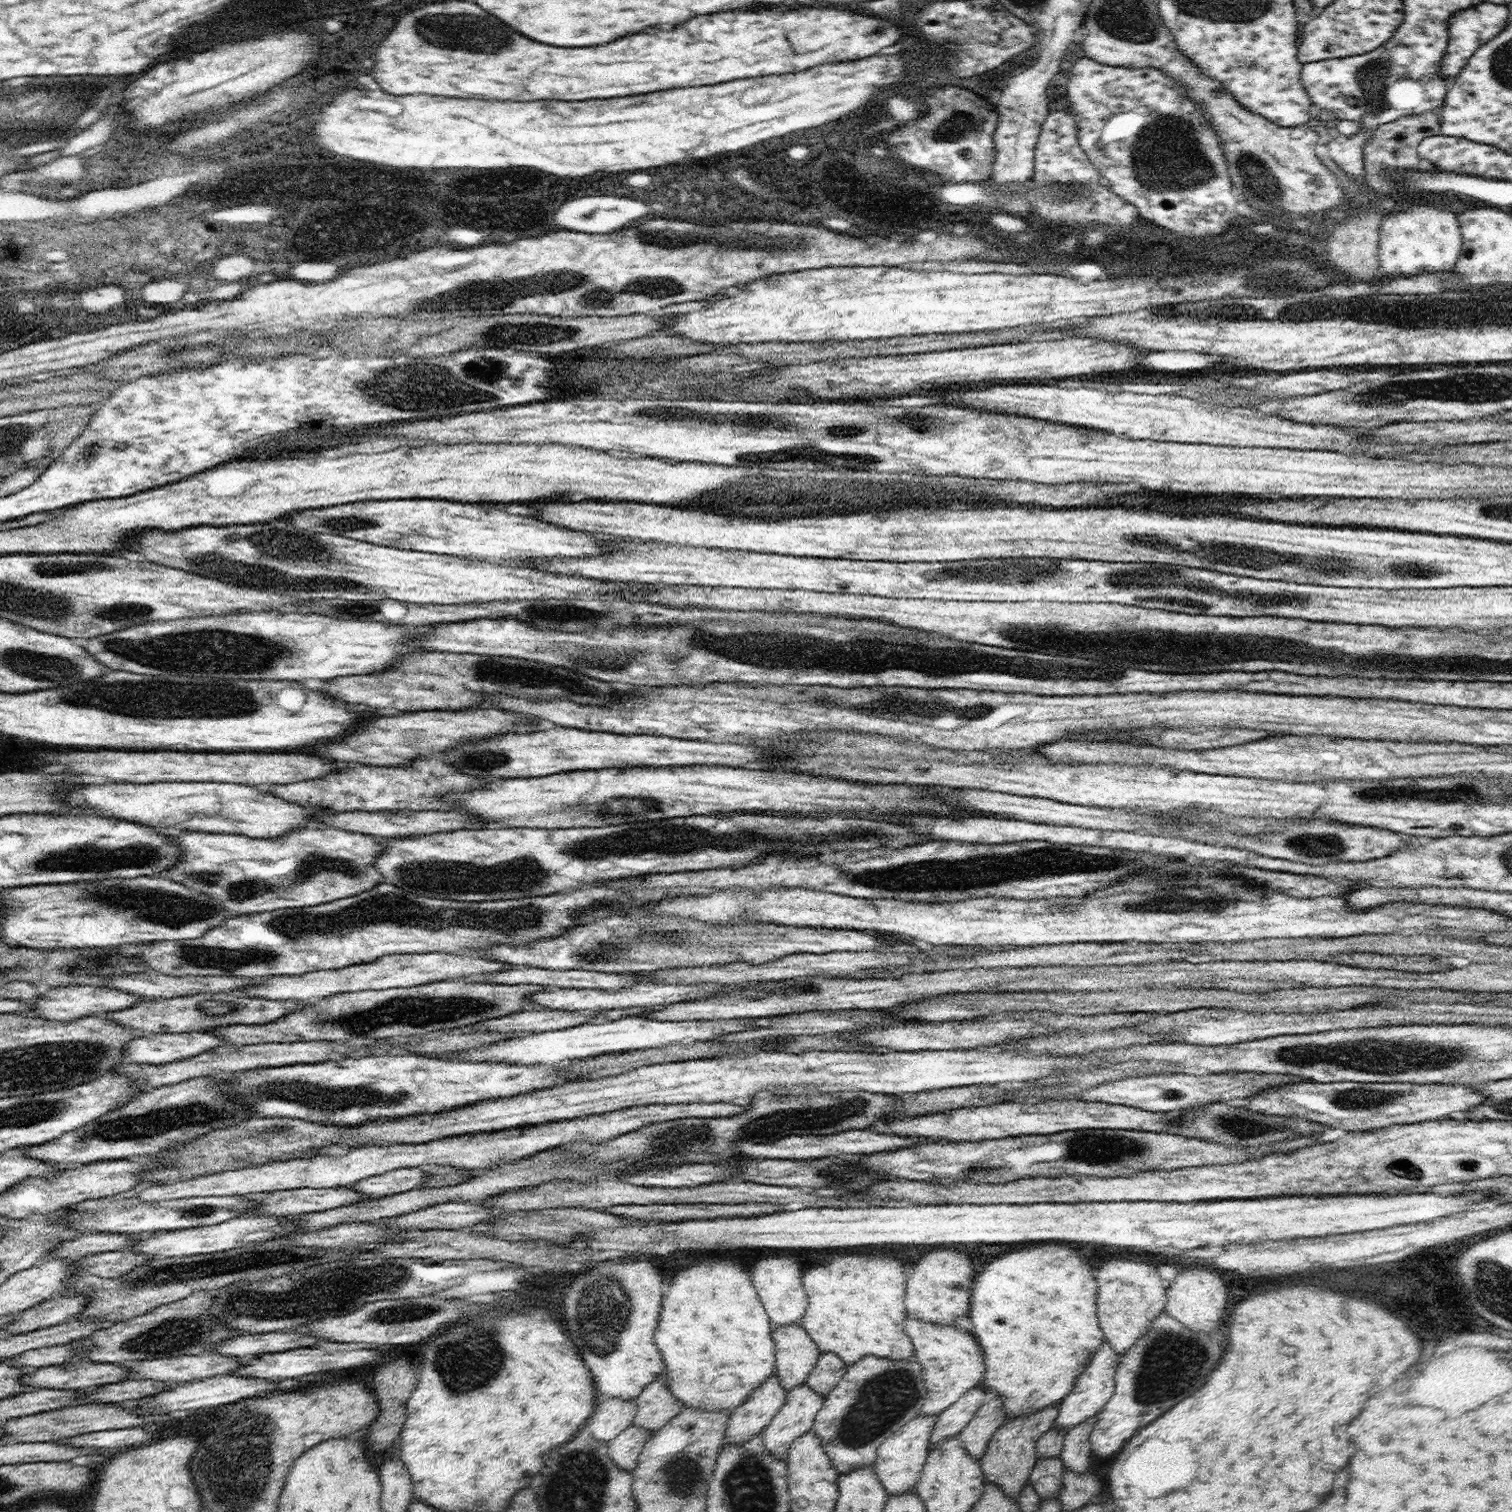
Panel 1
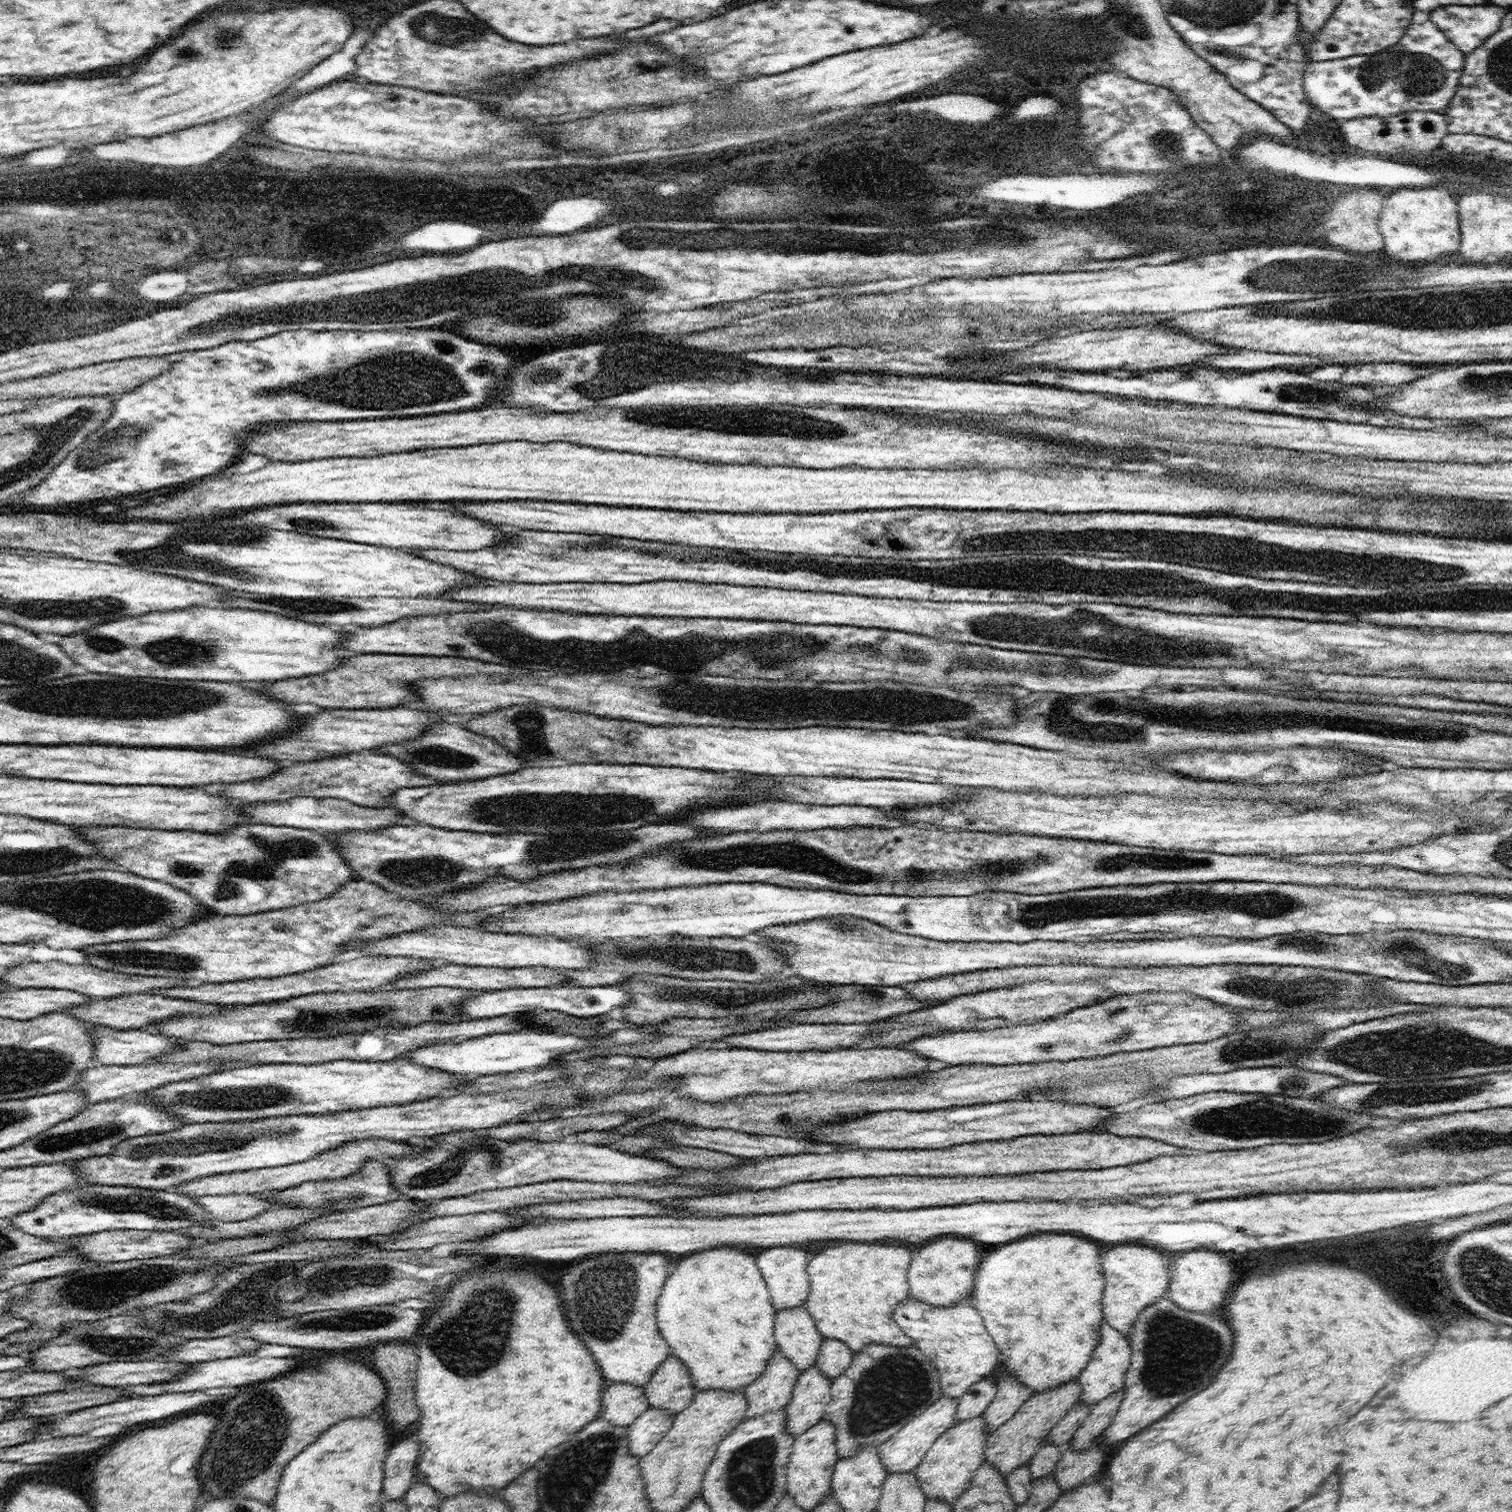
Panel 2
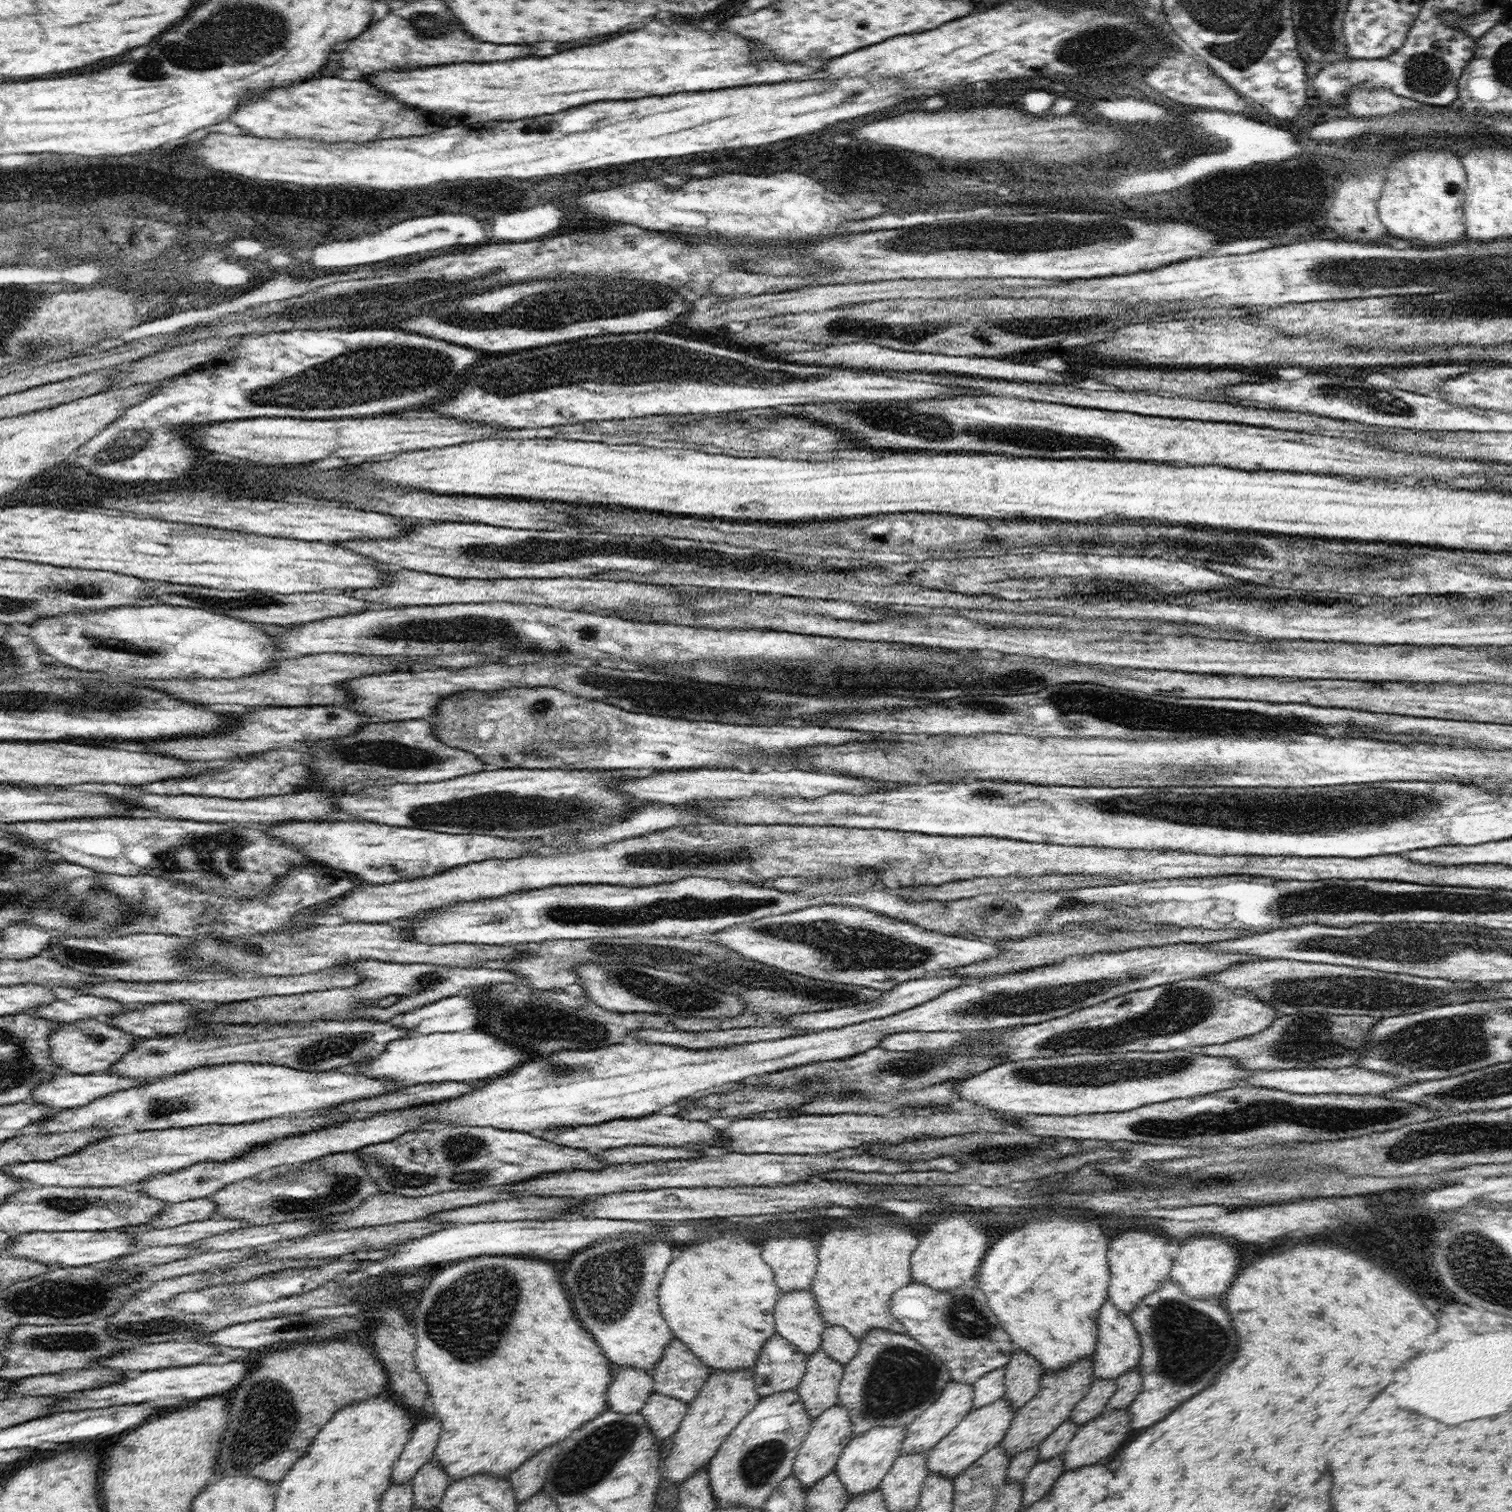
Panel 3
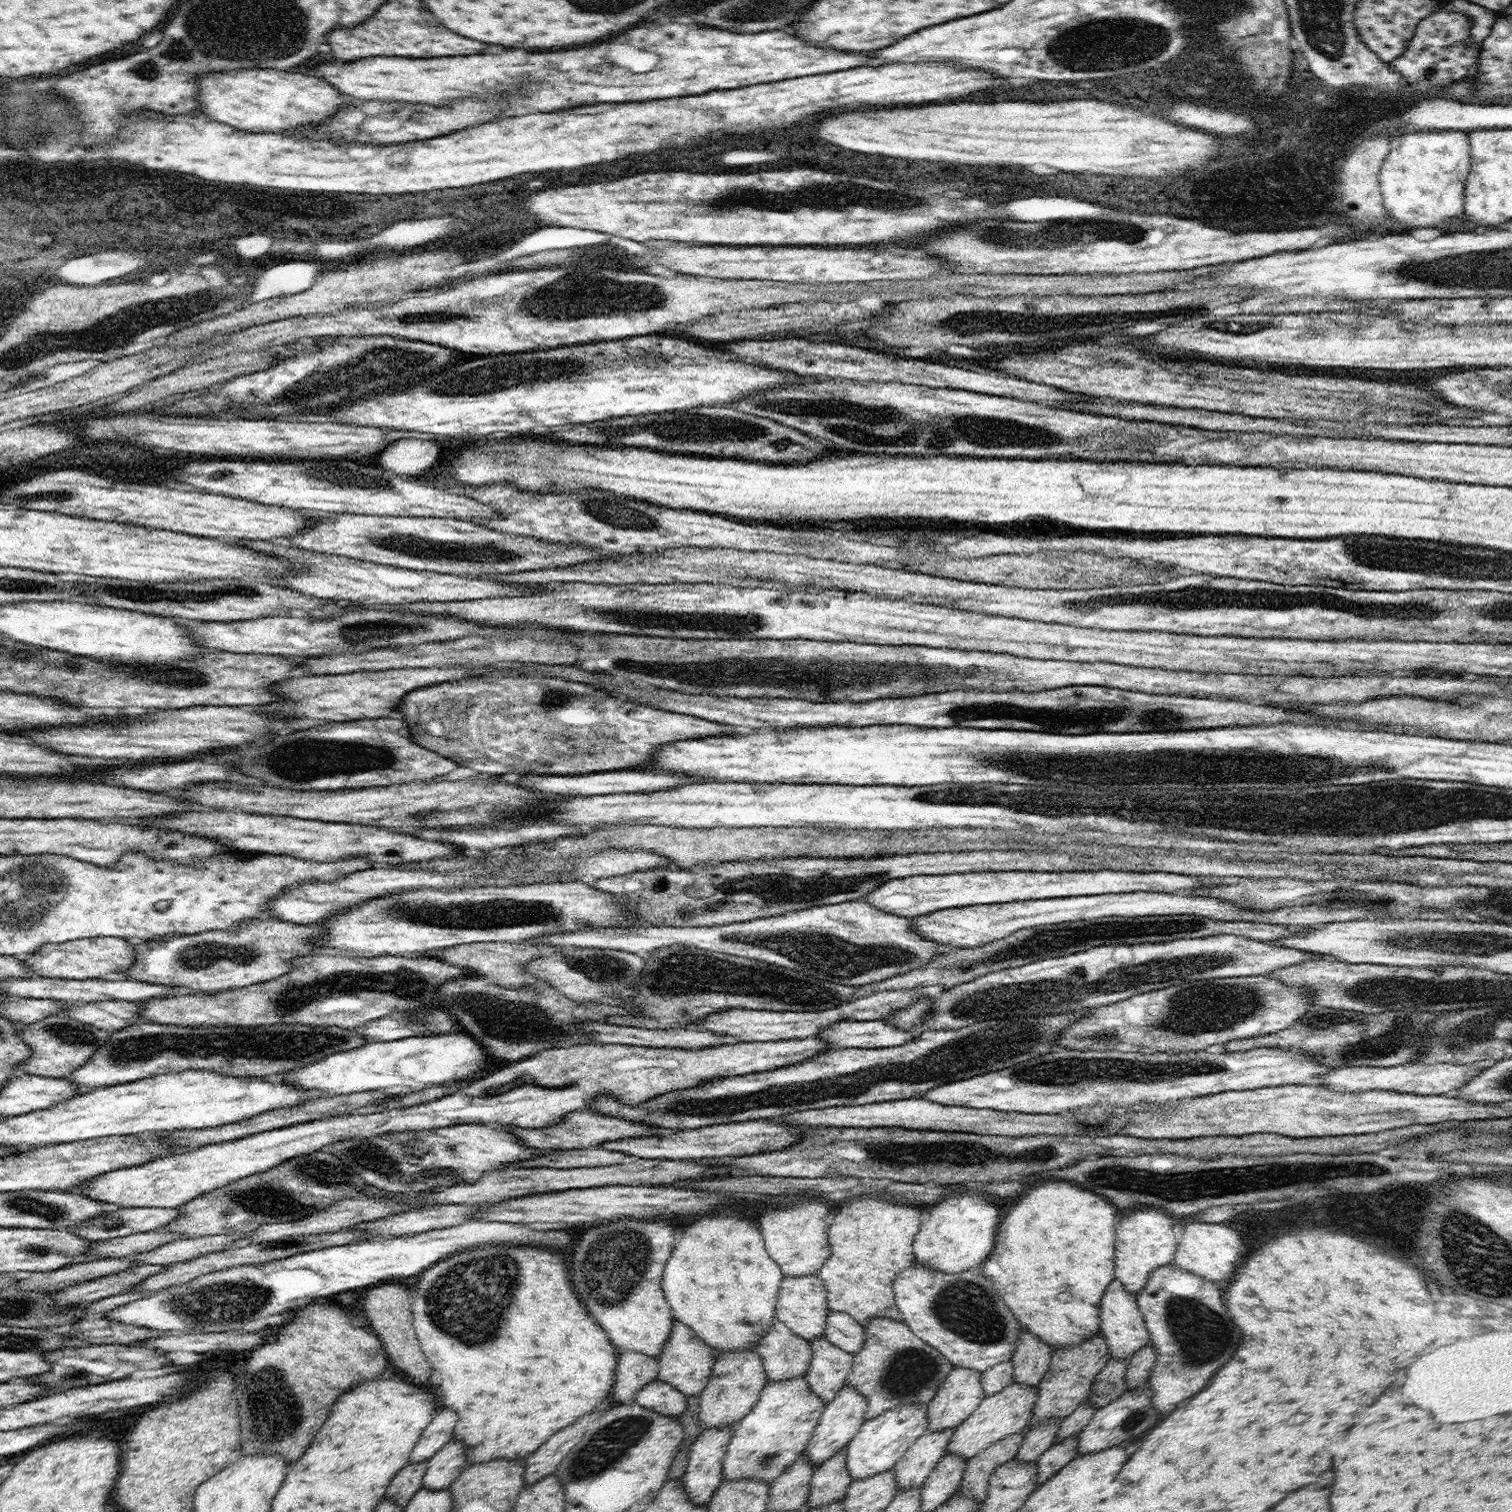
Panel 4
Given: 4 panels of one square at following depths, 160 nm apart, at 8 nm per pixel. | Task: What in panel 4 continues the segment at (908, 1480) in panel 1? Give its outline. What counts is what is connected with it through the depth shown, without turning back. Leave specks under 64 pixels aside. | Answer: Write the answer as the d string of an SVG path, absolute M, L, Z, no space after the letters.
M953 1367L928 1403L929 1425L925 1432L957 1427L978 1408L986 1396L981 1373L966 1367Z

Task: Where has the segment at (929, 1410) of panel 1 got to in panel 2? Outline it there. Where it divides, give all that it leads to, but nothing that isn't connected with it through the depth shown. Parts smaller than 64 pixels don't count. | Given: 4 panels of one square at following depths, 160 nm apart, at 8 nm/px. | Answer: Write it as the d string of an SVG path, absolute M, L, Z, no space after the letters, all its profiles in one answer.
M909 1296L904 1302L896 1306L893 1317L900 1330L913 1340L914 1346L919 1348L937 1368L943 1397L959 1399L975 1382L984 1380L986 1376L990 1376L994 1372L996 1366L1002 1364L1004 1356L994 1344L988 1330L984 1328L984 1321L979 1312L976 1312L976 1307L970 1298L949 1307L937 1307L922 1303L921 1300Z

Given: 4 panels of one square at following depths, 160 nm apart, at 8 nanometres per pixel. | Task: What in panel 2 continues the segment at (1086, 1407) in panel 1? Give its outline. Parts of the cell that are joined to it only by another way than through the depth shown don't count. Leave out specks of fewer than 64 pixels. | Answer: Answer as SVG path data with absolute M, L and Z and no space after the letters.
M1103 1320L1101 1324L1101 1341L1091 1352L1091 1359L1086 1368L1077 1376L1076 1381L1081 1386L1081 1397L1078 1403L1092 1405L1099 1403L1113 1392L1118 1392L1125 1386L1125 1376L1128 1367L1131 1365L1131 1346L1129 1336L1116 1331L1110 1324Z

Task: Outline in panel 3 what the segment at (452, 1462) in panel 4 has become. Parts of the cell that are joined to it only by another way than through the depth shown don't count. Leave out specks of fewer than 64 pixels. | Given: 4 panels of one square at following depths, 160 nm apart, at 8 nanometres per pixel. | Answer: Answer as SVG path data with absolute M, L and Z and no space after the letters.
M436 1459L423 1464L413 1476L414 1507L438 1508L452 1480Z

